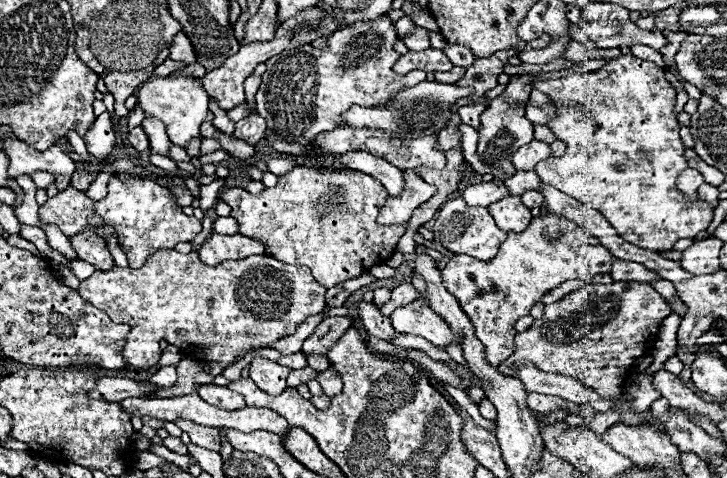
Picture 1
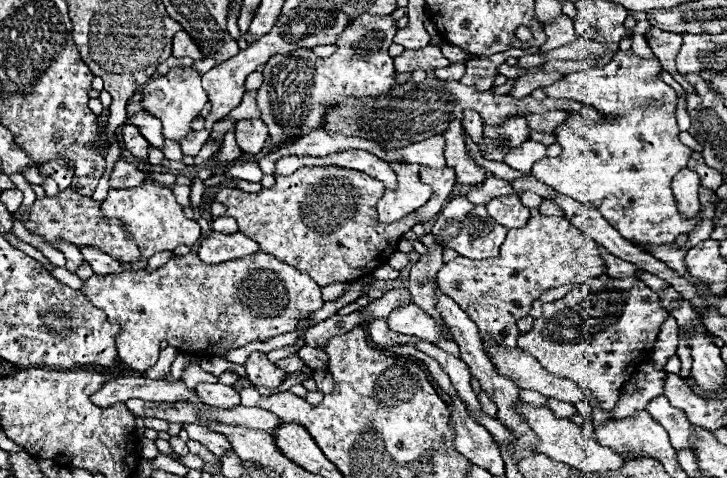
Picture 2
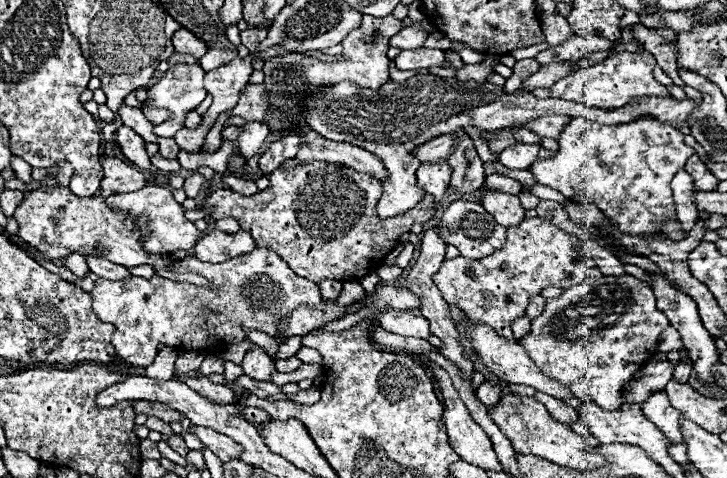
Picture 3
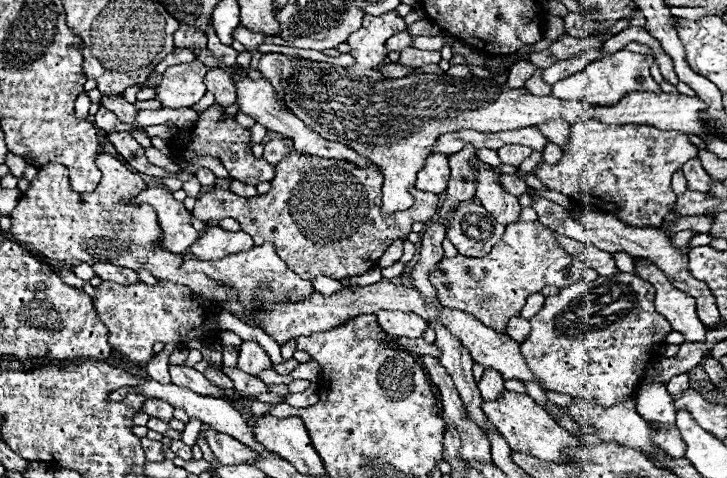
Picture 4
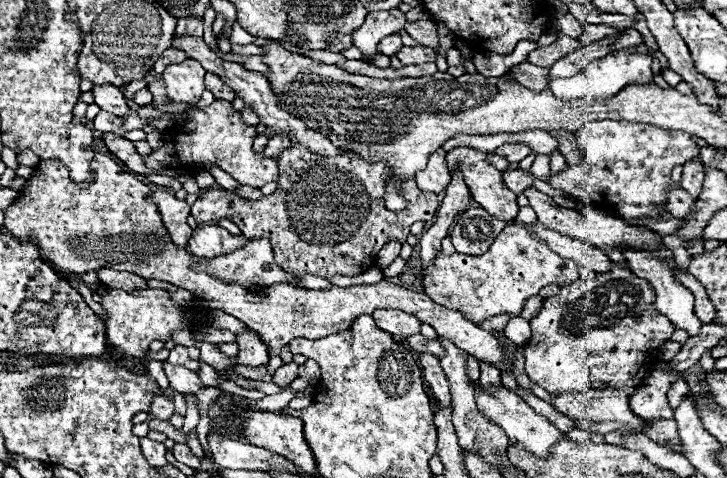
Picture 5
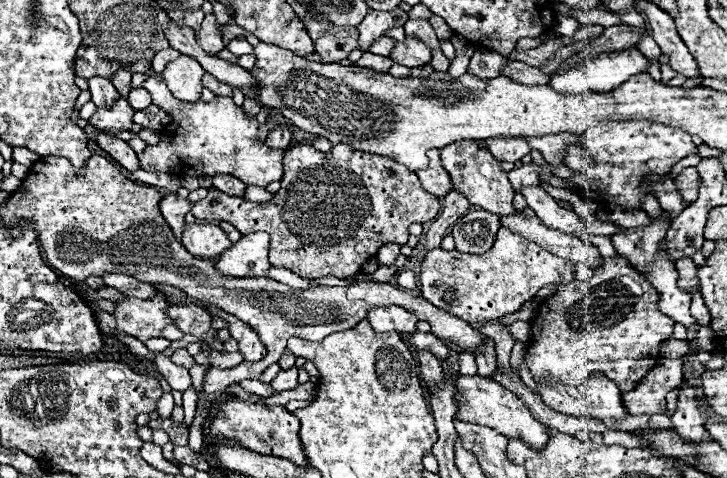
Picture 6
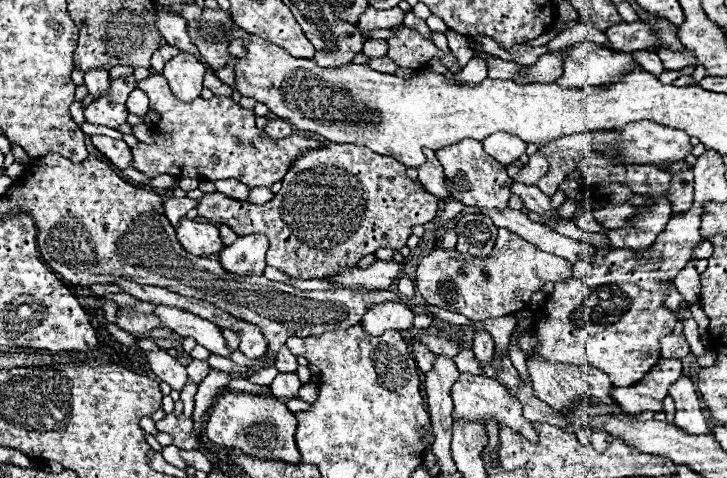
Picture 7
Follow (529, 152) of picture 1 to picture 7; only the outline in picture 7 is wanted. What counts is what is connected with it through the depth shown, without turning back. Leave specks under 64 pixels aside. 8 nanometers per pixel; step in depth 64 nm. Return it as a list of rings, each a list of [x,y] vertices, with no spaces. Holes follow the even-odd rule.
[[[494,134],[488,136],[484,142],[484,150],[498,162],[502,164],[512,164],[516,162],[524,152],[526,152],[526,144],[510,134]]]

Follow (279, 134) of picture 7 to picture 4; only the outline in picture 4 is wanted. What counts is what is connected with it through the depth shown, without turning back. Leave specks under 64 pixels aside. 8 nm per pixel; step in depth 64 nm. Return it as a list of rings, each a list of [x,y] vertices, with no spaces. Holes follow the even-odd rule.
[[[274,138],[264,146],[264,160],[270,164],[278,164],[282,158],[292,154],[294,150],[294,140],[290,138]]]

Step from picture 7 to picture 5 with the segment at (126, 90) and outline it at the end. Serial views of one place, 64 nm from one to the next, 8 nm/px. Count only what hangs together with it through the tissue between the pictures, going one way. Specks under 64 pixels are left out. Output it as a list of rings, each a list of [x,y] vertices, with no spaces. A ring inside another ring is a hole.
[[[98,112],[96,118],[92,120],[94,124],[94,130],[98,132],[114,132],[114,134],[126,134],[130,130],[136,130],[136,128],[144,128],[148,124],[146,118],[140,118],[138,112],[130,112],[128,116],[114,116],[110,112]]]

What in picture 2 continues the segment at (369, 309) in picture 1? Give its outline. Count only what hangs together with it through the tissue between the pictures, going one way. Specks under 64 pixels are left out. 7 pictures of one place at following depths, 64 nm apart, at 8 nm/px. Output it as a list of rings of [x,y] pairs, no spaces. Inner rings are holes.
[[[370,318],[366,326],[368,326],[368,334],[370,334],[372,342],[376,342],[378,346],[398,346],[398,344],[416,340],[416,338],[406,338],[394,330],[390,330],[386,326],[386,318]]]

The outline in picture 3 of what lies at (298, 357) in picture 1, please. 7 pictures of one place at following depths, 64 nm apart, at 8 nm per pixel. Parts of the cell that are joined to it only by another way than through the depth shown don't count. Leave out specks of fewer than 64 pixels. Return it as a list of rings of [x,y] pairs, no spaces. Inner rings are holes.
[[[292,356],[288,360],[276,360],[276,370],[278,372],[294,372],[300,366],[302,366],[302,362],[296,356]]]

